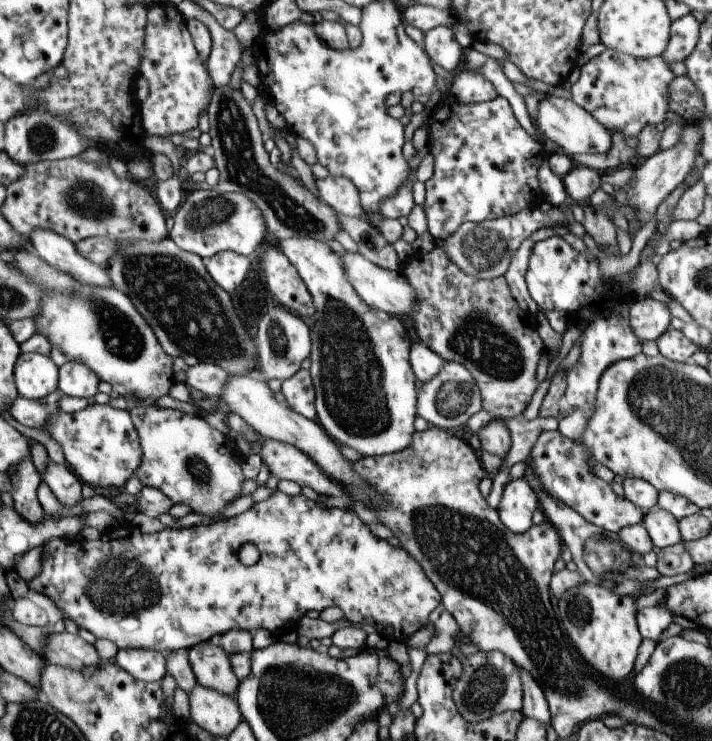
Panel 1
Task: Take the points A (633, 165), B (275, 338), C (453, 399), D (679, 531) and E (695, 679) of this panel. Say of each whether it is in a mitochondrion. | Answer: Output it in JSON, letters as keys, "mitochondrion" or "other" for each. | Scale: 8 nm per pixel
{"A":"other","B":"mitochondrion","C":"mitochondrion","D":"other","E":"mitochondrion"}

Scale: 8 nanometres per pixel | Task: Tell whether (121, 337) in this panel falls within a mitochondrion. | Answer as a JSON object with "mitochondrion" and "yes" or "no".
{"mitochondrion":"yes"}

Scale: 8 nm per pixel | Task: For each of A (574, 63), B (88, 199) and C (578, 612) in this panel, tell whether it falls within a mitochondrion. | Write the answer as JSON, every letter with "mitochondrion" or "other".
{"A":"other","B":"mitochondrion","C":"mitochondrion"}

